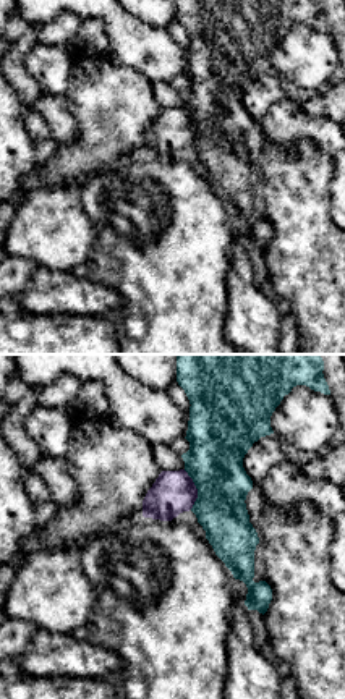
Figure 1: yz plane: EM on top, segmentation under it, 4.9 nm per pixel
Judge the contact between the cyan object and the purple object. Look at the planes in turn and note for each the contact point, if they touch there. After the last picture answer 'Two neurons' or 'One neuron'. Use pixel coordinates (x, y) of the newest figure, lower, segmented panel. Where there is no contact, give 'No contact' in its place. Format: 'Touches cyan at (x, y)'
Touches cyan at (196, 487)

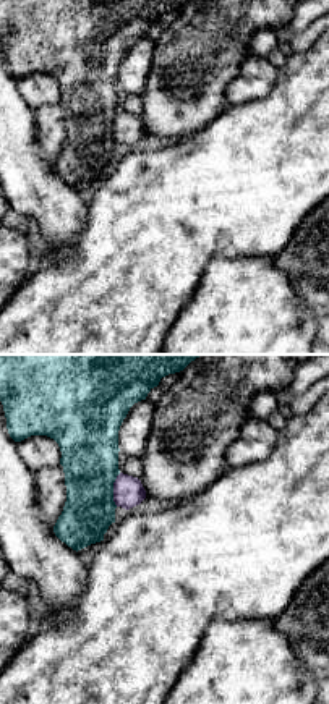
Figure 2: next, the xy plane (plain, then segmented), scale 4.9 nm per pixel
Touches cyan at (112, 489)

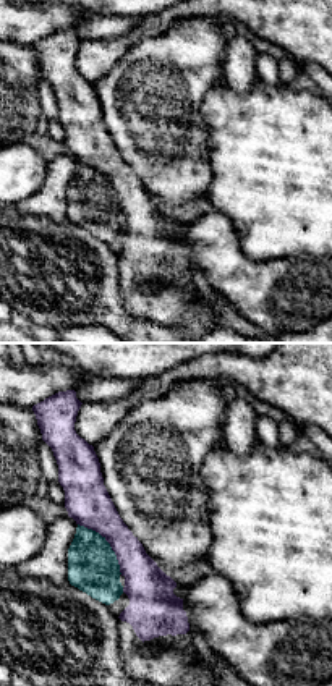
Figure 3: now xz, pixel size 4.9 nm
Touches cyan at (109, 544)

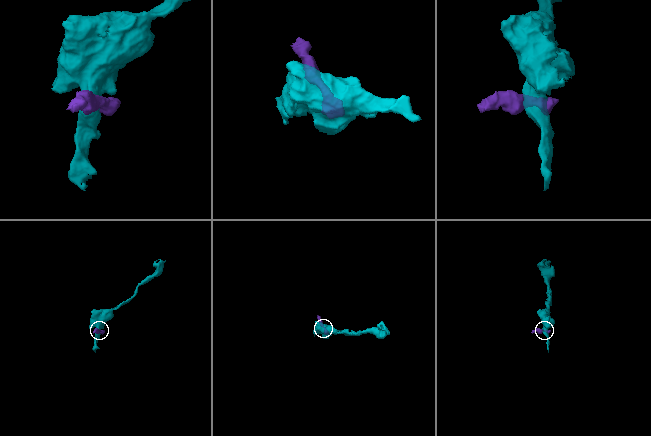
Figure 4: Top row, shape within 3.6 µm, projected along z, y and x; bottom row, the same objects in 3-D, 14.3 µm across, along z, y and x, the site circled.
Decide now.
Two neurons

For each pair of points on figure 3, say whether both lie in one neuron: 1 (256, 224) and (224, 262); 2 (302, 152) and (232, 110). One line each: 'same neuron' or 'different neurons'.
1: different neurons
2: same neuron

